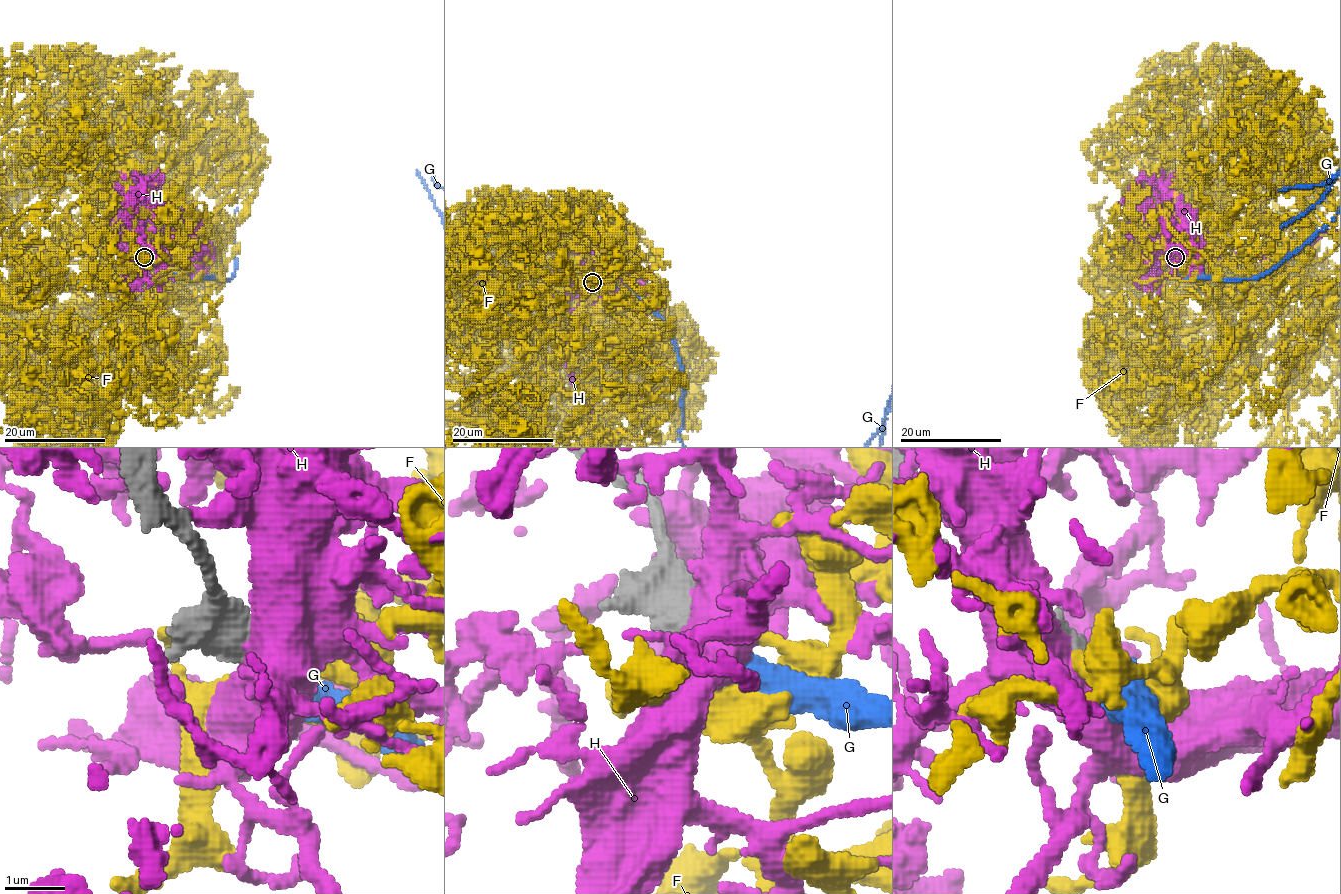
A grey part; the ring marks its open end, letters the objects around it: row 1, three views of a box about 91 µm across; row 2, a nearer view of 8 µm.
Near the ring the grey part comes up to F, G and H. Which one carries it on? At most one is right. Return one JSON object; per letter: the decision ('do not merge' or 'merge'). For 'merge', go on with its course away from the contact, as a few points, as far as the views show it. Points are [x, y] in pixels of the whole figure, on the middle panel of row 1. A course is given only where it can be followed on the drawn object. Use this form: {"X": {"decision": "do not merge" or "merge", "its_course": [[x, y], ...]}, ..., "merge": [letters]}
{"F": {"decision": "do not merge"}, "G": {"decision": "merge"}, "H": {"decision": "do not merge"}, "merge": ["G"]}

